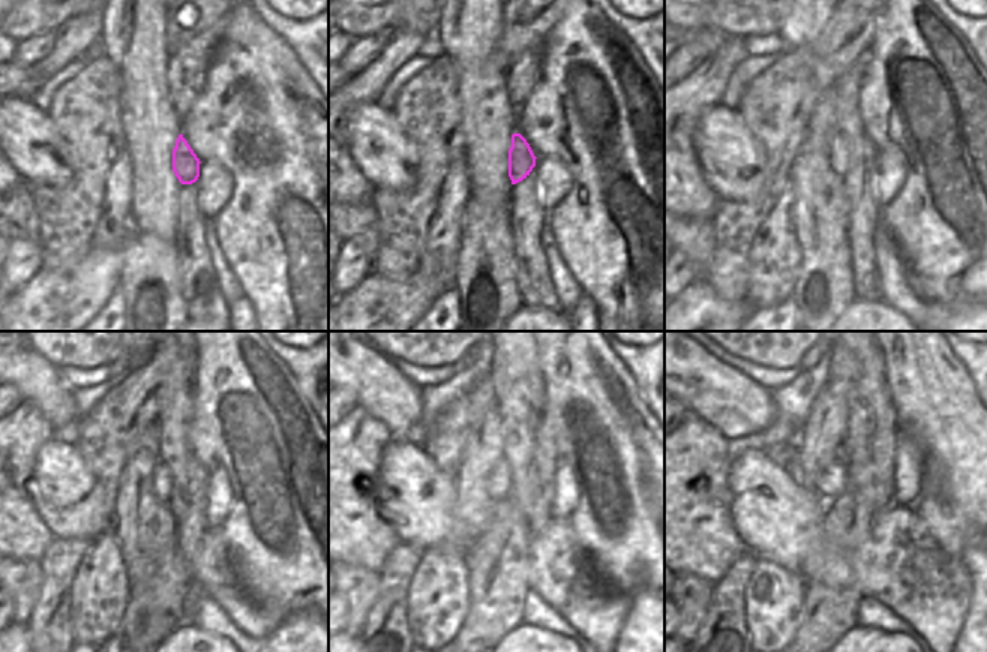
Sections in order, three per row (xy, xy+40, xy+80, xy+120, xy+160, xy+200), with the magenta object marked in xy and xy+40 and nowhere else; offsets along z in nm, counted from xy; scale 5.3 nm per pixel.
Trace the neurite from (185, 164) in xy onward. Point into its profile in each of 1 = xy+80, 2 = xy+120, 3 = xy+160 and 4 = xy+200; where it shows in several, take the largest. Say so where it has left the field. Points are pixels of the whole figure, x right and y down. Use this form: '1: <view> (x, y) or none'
1: xy+80 (837, 156)
2: xy+120 (162, 478)
3: xy+160 (498, 481)
4: xy+200 (831, 481)

